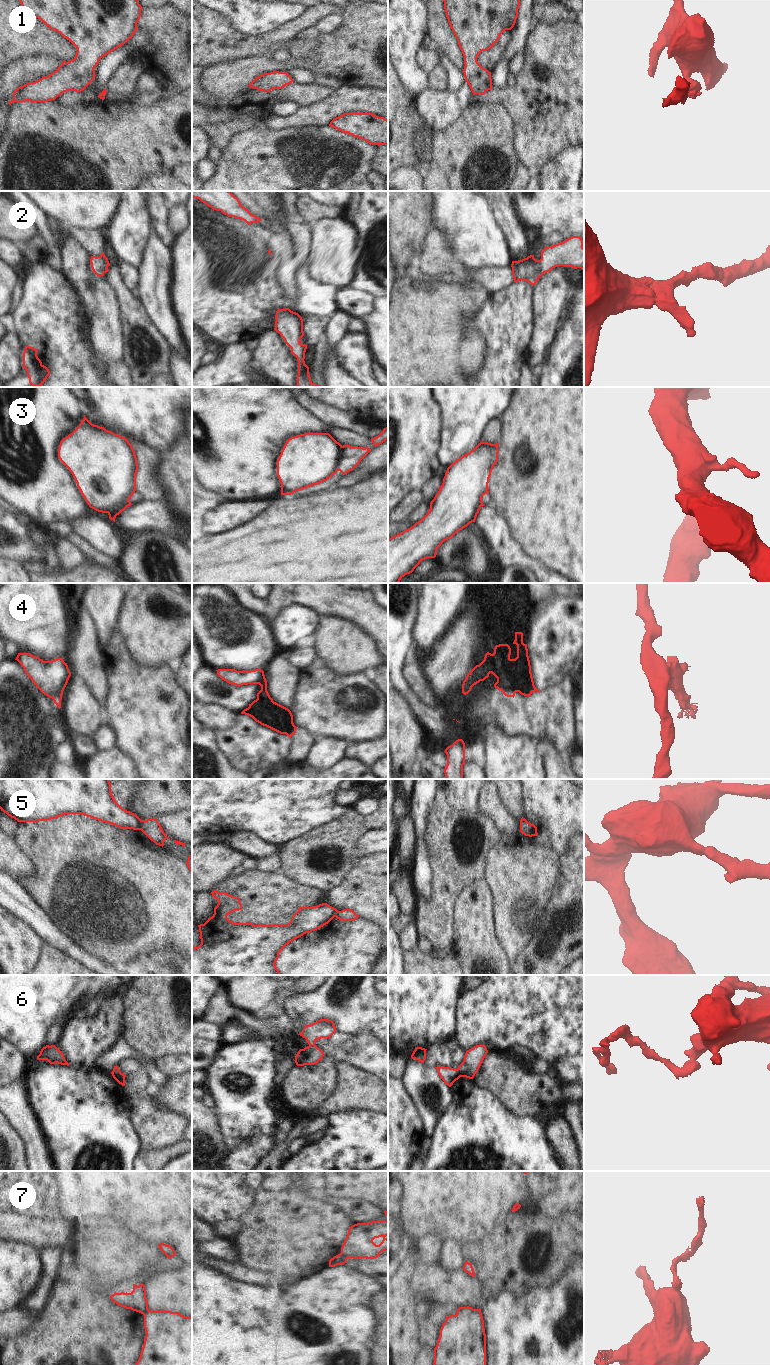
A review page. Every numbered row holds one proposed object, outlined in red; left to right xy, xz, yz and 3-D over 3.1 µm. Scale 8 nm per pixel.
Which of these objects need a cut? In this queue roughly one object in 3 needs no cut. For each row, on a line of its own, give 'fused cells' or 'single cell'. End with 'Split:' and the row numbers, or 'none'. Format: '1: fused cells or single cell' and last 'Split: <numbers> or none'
1: single cell
2: single cell
3: fused cells
4: fused cells
5: fused cells
6: fused cells
7: fused cells
Split: 3, 4, 5, 6, 7

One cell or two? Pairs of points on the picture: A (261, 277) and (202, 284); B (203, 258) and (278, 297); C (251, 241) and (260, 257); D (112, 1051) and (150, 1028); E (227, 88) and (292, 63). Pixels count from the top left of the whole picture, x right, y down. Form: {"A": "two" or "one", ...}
{"A": "one", "B": "one", "C": "two", "D": "two", "E": "one"}

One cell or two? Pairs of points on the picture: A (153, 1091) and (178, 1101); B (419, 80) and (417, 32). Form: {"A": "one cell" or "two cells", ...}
{"A": "one cell", "B": "one cell"}

